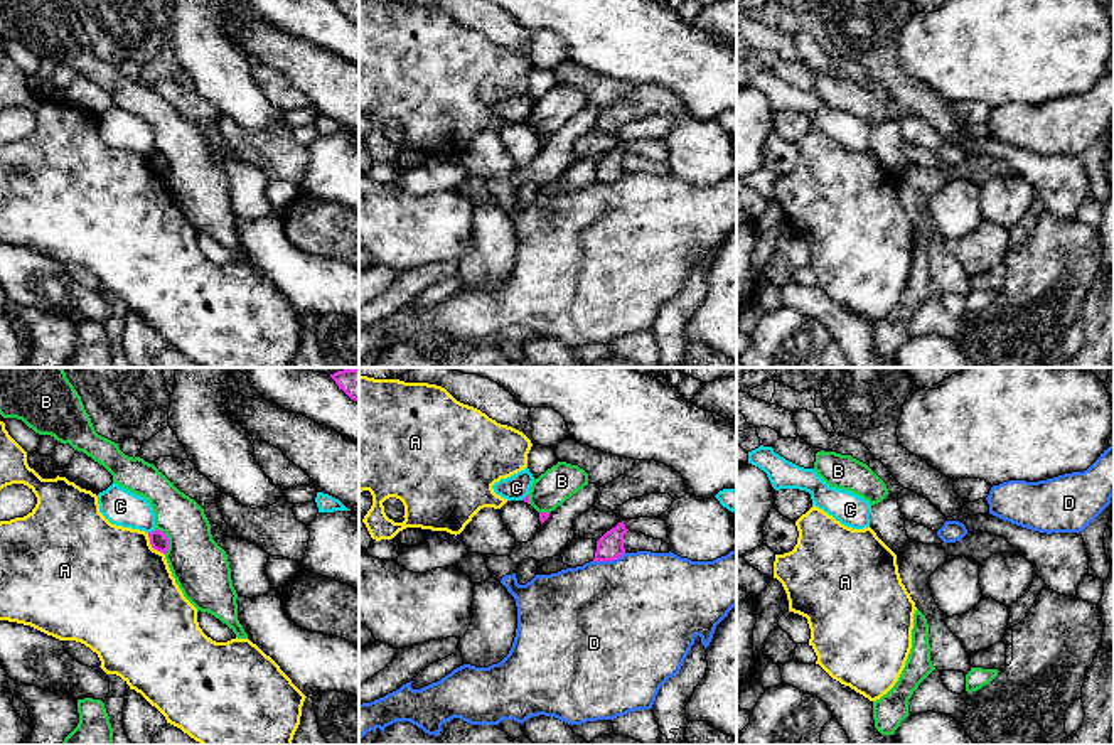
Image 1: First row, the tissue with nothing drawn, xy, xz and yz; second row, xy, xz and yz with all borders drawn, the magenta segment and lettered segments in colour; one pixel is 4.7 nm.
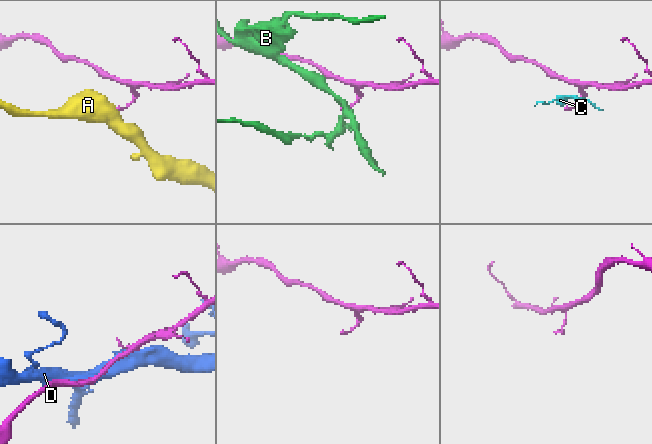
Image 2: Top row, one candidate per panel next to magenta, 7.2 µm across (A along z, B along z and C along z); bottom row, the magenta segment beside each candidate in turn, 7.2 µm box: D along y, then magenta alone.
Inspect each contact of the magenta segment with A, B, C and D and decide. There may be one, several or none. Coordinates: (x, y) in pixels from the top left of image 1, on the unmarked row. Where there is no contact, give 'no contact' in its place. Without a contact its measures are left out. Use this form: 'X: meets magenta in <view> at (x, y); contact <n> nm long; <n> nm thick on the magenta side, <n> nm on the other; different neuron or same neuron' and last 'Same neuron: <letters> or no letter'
A: meets magenta in xy at (152, 169); contact 140 nm long; 90 nm thick on the magenta side, 500 nm on the other; different neuron
B: meets magenta in xy at (167, 162); contact 140 nm long; 90 nm thick on the magenta side, 260 nm on the other; different neuron
C: meets magenta in xy at (152, 154); contact 40 nm long; 90 nm thick on the magenta side, 170 nm on the other; different neuron
D: meets magenta in xz at (609, 182); contact 160 nm long; 130 nm thick on the magenta side, 500 nm on the other; different neuron
Same neuron: no letter

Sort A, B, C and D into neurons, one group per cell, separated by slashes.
A / B / C / D

